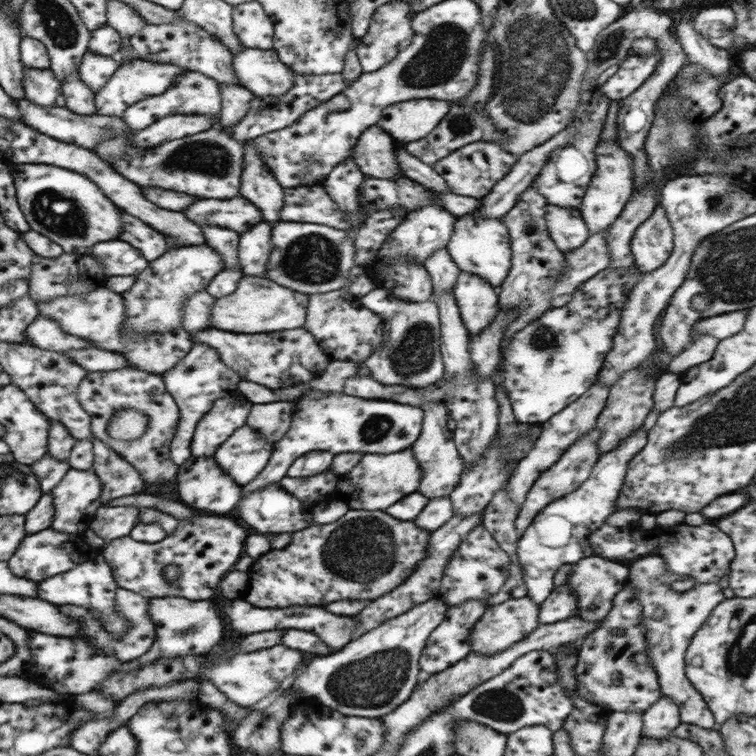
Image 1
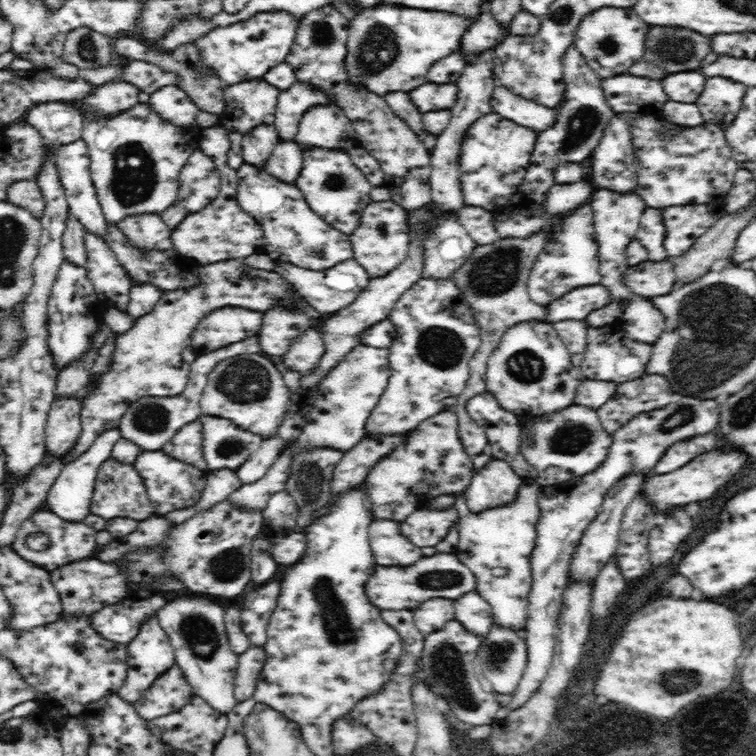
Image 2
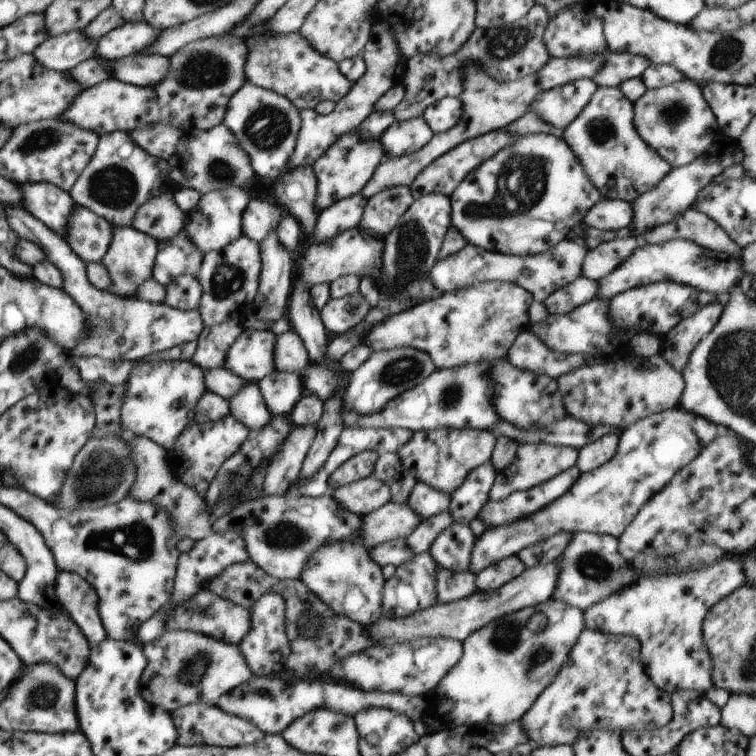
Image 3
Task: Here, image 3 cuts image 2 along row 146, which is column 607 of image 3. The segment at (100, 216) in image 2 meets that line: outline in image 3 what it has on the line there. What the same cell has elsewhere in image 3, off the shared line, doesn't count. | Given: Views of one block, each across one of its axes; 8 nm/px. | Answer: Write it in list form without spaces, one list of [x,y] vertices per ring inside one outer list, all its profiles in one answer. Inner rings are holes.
[[[607,52],[605,67],[591,79],[598,87],[618,87],[627,80],[641,77],[651,62],[643,56],[630,53]]]

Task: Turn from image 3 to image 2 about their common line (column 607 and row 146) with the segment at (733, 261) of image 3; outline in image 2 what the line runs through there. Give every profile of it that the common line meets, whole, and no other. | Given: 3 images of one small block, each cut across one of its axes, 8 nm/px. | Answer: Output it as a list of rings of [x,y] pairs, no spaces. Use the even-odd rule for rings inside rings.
[[[279,139],[278,144],[274,146],[275,152],[272,152],[264,170],[278,180],[284,180],[286,184],[294,184],[303,166],[304,148],[300,146],[295,140],[288,142]]]

